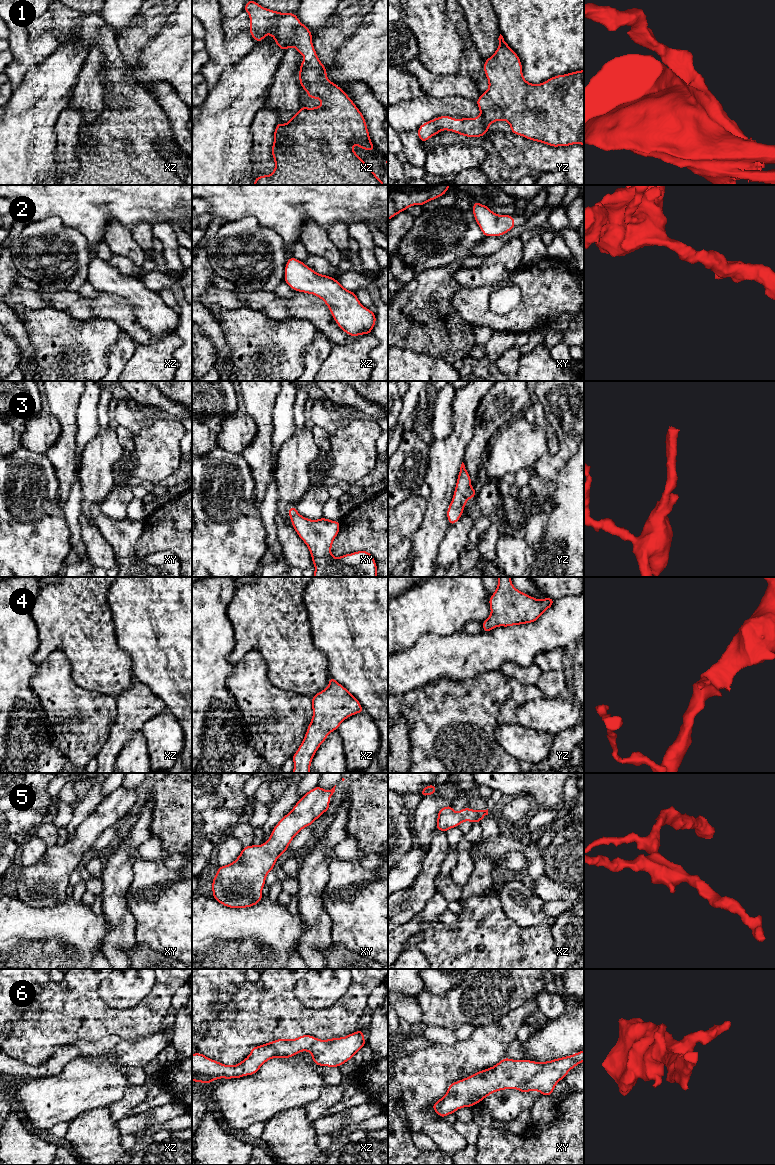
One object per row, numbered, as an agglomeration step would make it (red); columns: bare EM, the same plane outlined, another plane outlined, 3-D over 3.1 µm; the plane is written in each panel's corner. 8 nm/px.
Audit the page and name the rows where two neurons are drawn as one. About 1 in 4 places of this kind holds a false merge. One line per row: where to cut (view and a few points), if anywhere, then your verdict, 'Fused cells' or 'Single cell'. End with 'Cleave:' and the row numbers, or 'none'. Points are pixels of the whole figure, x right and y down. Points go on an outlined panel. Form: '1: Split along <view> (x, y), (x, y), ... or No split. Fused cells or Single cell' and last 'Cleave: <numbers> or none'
1: No split. Single cell
2: No split. Single cell
3: No split. Single cell
4: No split. Single cell
5: No split. Single cell
6: No split. Single cell
Cleave: none

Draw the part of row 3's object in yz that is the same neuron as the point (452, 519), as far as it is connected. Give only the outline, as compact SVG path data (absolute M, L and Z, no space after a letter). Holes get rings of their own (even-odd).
M462 462L453 499L447 509L449 525L454 525L462 516L467 500L476 496L476 491L471 487L471 478Z

